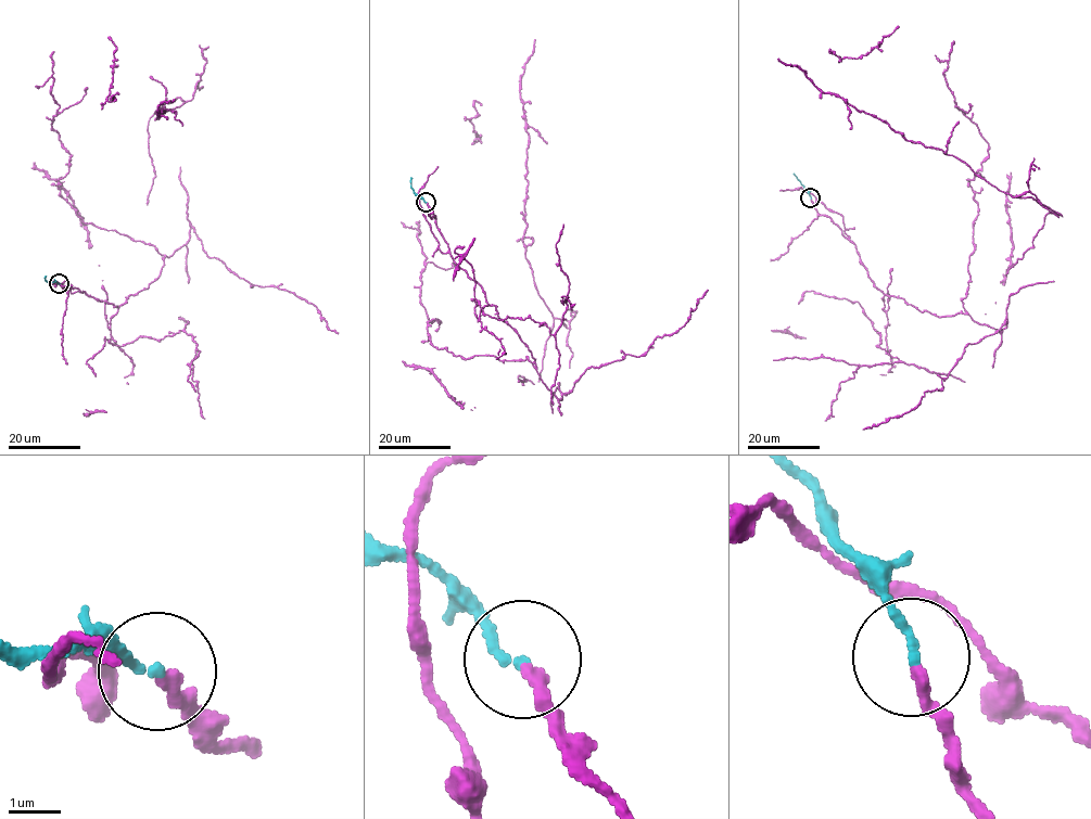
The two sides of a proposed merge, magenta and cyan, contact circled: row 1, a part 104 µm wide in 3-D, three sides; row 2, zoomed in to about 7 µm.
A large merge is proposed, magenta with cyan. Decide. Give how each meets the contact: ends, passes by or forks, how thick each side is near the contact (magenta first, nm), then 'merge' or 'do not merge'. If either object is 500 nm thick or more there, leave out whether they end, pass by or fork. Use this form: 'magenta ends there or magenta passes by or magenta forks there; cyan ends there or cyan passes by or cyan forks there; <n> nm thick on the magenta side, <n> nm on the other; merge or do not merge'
magenta ends there; cyan ends there; 240 nm thick on the magenta side, 180 nm on the other; do not merge

